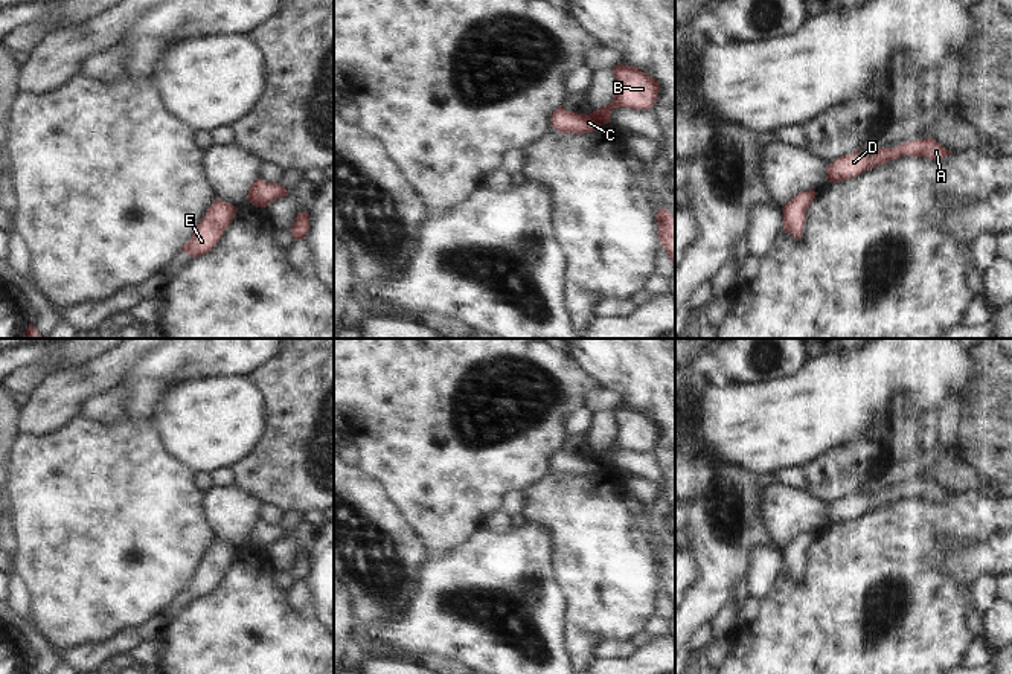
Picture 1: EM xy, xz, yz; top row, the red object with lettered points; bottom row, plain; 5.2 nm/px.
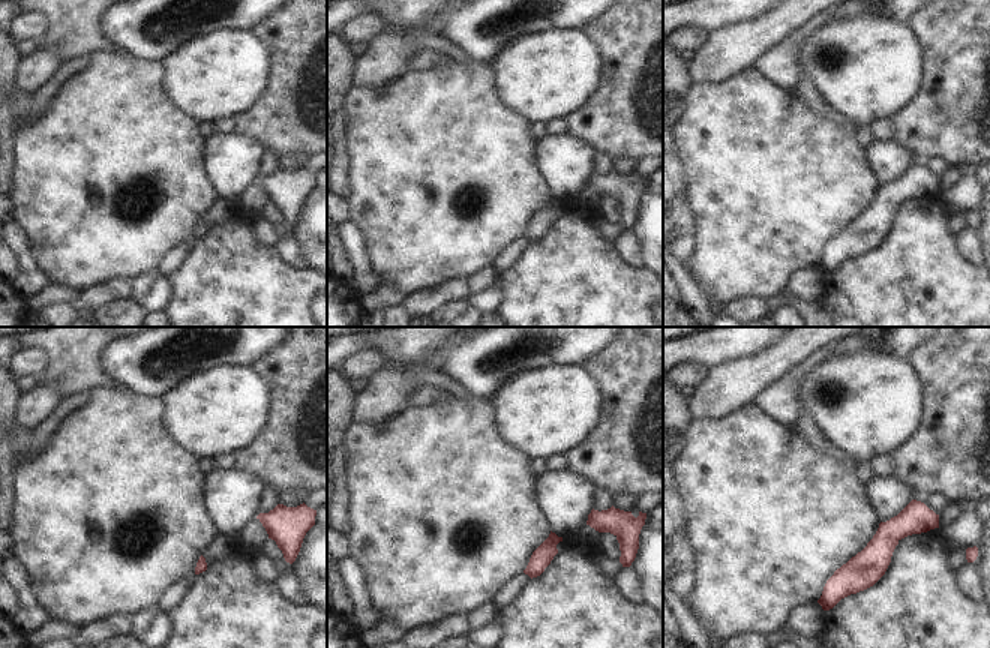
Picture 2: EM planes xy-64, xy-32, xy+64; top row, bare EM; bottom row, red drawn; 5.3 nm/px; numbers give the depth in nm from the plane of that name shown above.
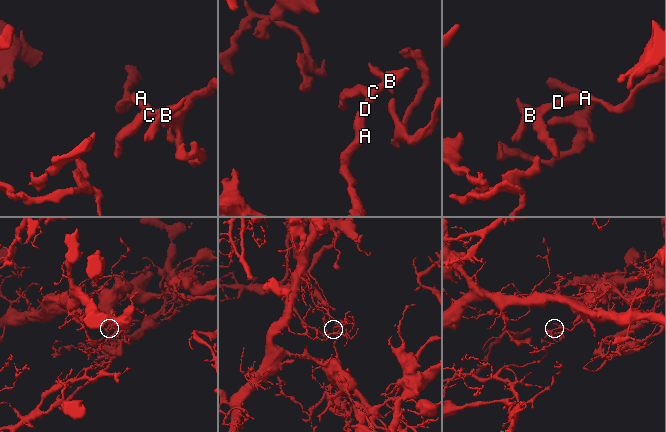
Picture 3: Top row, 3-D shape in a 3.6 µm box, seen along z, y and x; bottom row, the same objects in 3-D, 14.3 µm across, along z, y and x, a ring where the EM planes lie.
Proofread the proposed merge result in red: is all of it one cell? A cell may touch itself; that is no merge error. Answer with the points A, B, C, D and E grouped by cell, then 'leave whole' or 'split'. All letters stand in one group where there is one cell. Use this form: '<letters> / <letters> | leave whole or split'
A B C D E | leave whole

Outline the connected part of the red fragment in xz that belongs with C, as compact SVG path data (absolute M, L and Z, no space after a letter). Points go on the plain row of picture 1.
M617 407L613 410L617 422L617 436L613 444L591 456L576 456L559 448L552 456L552 468L559 474L588 476L611 464L614 450L651 451L658 441L660 425L649 416L632 407Z

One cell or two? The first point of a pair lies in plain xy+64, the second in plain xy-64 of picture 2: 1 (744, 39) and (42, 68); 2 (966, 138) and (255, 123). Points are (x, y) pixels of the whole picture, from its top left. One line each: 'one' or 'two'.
1: one
2: one

